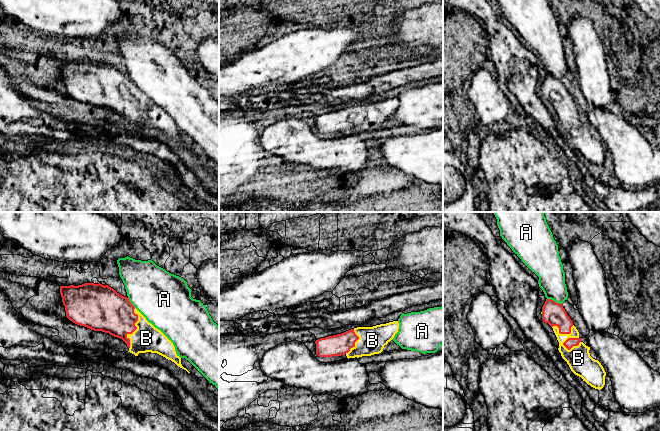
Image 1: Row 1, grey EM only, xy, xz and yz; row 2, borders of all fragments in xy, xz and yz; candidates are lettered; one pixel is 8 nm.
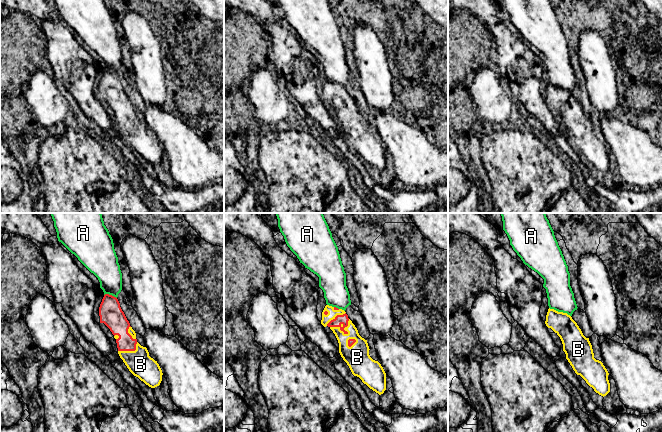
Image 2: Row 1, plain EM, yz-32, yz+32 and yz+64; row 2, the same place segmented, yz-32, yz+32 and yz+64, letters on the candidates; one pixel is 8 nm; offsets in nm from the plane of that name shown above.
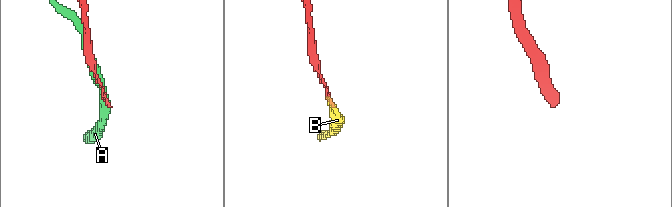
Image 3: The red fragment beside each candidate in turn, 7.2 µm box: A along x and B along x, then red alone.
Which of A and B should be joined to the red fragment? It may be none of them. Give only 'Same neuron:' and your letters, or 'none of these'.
Same neuron: B

